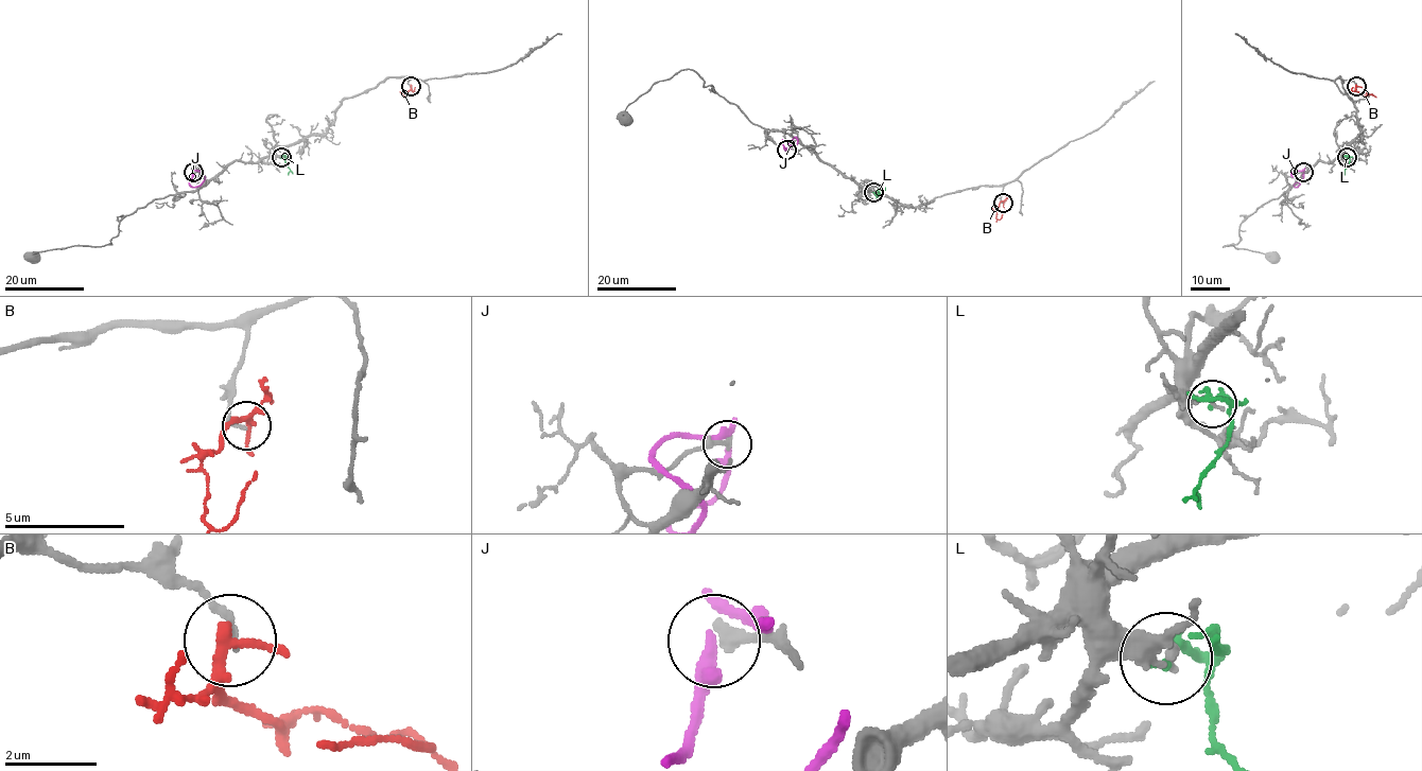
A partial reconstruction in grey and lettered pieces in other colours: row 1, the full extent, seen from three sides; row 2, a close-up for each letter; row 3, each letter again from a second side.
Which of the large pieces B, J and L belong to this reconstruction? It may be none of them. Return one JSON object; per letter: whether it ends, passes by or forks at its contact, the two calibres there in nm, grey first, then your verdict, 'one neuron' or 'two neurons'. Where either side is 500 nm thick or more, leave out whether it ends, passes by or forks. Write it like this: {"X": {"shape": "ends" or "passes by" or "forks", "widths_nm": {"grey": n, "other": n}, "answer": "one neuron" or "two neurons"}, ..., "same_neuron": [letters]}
{"B": {"shape": "forks", "widths_nm": {"grey": 140, "other": 180}, "answer": "two neurons"}, "J": {"shape": "forks", "widths_nm": {"grey": 280, "other": 220}, "answer": "two neurons"}, "L": {"shape": "ends", "widths_nm": {"grey": 170, "other": 200}, "answer": "two neurons"}, "same_neuron": []}

